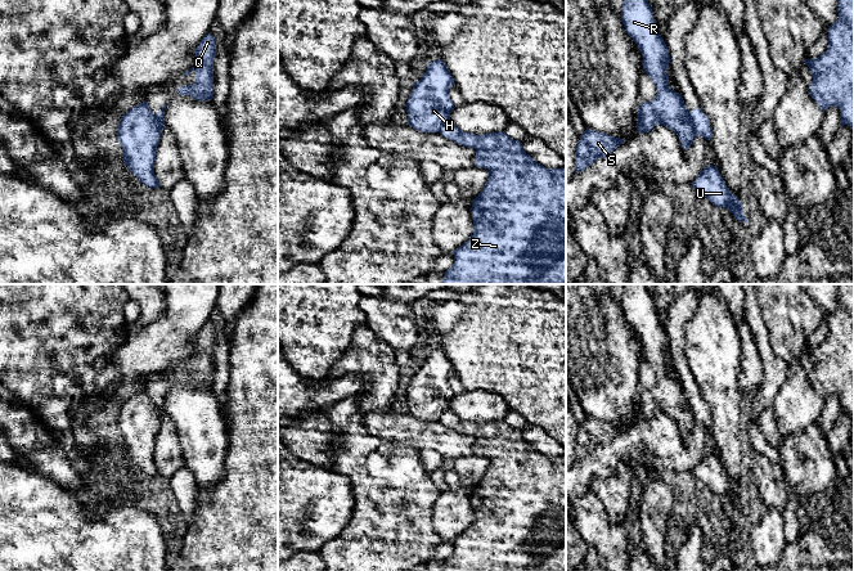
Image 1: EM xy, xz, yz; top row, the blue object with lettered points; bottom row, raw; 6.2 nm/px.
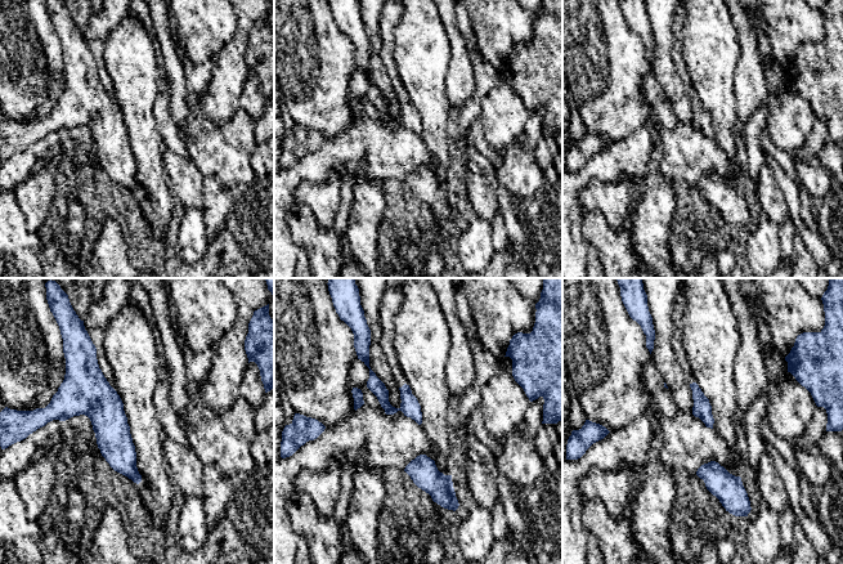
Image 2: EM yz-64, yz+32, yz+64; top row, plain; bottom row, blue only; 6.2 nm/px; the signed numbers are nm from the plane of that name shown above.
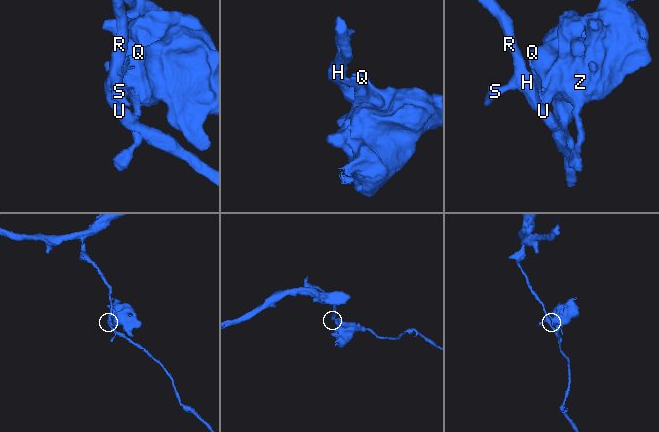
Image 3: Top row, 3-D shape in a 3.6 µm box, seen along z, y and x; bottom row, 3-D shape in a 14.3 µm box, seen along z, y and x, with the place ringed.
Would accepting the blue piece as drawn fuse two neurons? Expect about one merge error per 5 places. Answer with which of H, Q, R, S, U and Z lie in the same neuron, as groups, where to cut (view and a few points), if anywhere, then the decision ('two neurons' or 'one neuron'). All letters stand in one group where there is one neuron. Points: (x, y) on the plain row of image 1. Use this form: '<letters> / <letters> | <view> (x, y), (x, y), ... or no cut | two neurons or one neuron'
H R S U / Q Z | yz (688, 400), (697, 422) | two neurons

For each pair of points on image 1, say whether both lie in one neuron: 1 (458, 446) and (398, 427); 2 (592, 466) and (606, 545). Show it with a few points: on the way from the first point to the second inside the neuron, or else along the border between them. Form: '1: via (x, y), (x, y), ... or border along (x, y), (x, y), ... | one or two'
1: via (443, 439), (435, 435), (413, 432) | one
2: border along (588, 489), (579, 497) | two

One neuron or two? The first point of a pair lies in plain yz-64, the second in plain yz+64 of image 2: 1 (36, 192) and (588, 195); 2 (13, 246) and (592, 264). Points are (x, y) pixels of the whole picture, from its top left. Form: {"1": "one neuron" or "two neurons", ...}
{"1": "one neuron", "2": "two neurons"}

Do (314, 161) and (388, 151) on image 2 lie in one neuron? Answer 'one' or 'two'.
one

